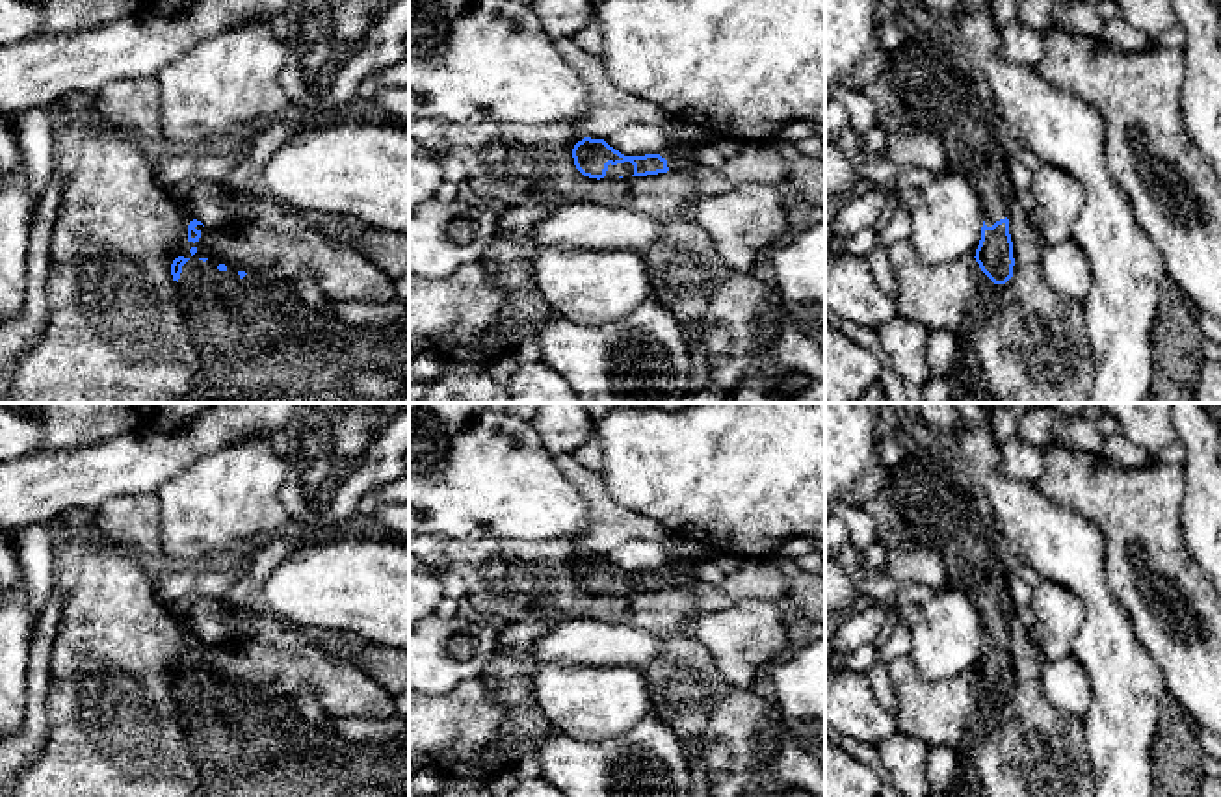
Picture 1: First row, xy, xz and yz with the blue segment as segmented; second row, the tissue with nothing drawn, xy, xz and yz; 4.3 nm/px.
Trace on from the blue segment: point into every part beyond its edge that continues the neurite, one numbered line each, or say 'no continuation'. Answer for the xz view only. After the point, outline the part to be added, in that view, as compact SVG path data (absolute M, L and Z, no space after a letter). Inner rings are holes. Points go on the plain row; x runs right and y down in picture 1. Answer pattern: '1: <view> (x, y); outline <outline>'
1: xz (684, 554); outline M671 535L665 541L669 563L660 568L667 576L669 587L682 587L697 581L697 565L714 559L714 552L702 542L689 541L686 537Z
2: xz (625, 586); outline M630 578L617 580L617 581L608 581L606 593L604 594L628 594L634 591L634 581Z

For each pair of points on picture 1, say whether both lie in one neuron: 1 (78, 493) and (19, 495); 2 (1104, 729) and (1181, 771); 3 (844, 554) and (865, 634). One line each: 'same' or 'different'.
1: same
2: different
3: different

